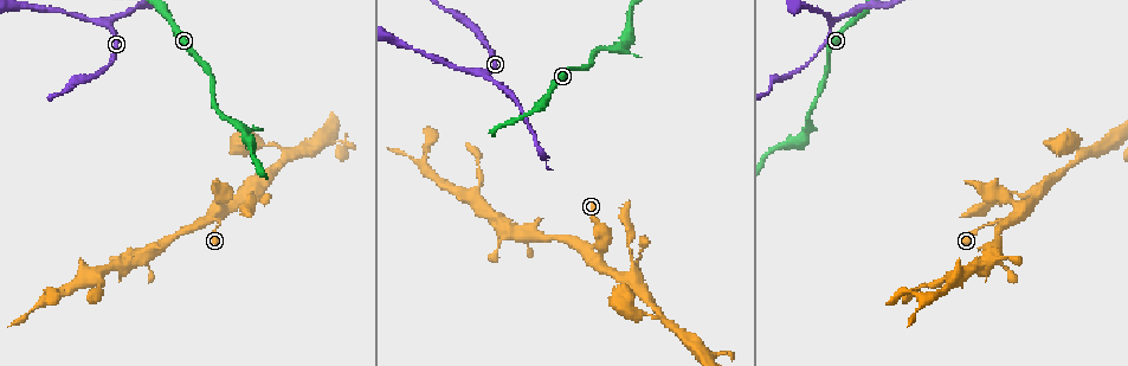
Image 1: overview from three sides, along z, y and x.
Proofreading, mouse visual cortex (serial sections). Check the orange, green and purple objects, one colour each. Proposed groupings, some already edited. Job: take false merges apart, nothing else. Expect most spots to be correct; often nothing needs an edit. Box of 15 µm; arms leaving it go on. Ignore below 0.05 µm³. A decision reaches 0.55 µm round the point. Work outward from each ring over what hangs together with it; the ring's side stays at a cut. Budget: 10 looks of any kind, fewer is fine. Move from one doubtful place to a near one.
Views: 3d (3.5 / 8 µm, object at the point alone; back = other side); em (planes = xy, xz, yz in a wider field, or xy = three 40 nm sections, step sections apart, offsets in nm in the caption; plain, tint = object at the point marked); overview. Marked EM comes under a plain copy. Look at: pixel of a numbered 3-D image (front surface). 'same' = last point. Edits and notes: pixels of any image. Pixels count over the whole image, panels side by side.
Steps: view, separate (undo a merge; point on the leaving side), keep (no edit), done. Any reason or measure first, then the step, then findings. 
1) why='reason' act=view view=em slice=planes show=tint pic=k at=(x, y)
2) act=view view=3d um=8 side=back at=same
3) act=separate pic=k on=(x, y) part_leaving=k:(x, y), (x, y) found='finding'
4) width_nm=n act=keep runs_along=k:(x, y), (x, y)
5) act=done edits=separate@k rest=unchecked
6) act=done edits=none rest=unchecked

why='branch point' act=view view=3d um=3.5 side=back pic=1 at=(210, 218)

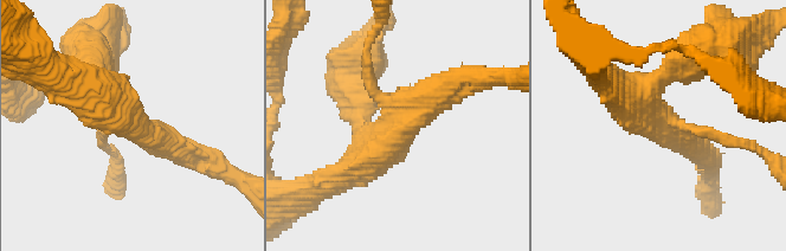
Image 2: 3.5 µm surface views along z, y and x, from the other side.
arms=3 arm_widths_nm=150,350,500 act=view view=em slice=xy step=3 show=tint pic=2 at=(399, 109)

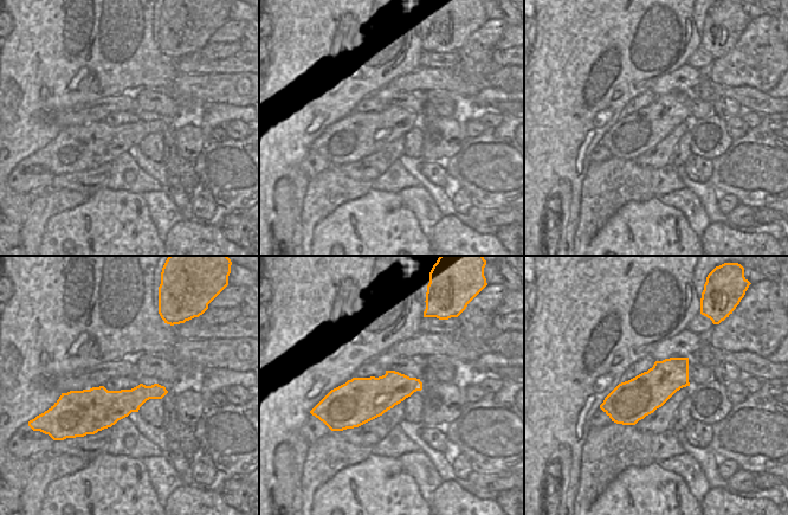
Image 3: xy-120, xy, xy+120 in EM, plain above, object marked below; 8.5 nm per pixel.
act=keep runs_along=2:(738, 143), (654, 122), (623, 92) found='continuous, no second cell'

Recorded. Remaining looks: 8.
why='calibre changes' act=view view=3d um=3.5 pic=1 at=(628, 307)

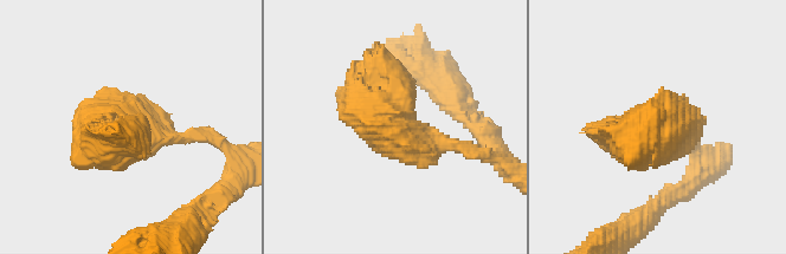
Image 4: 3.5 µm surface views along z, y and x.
act=view view=em slice=xy step=5 show=tint pic=4 at=(663, 133)

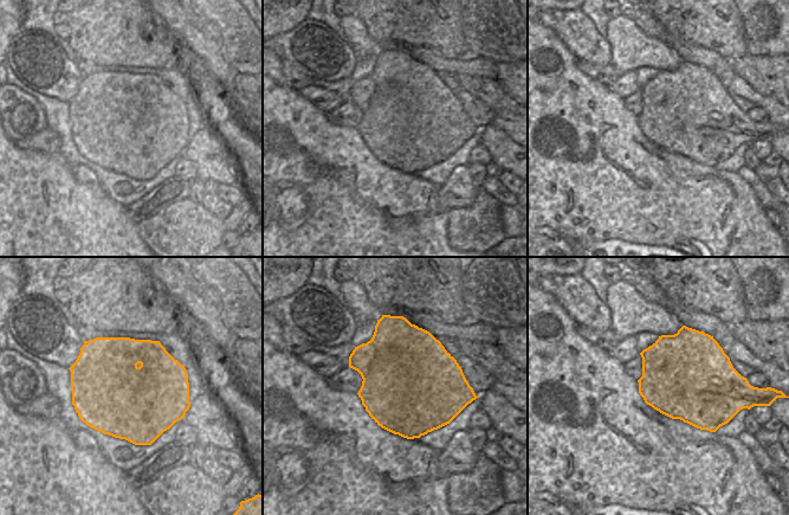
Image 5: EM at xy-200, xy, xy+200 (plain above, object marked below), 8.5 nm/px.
act=keep found='all the same cell'

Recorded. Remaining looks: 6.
why='sudden change in width' act=view view=em slice=xy step=1 show=tint pic=1 at=(257, 202)

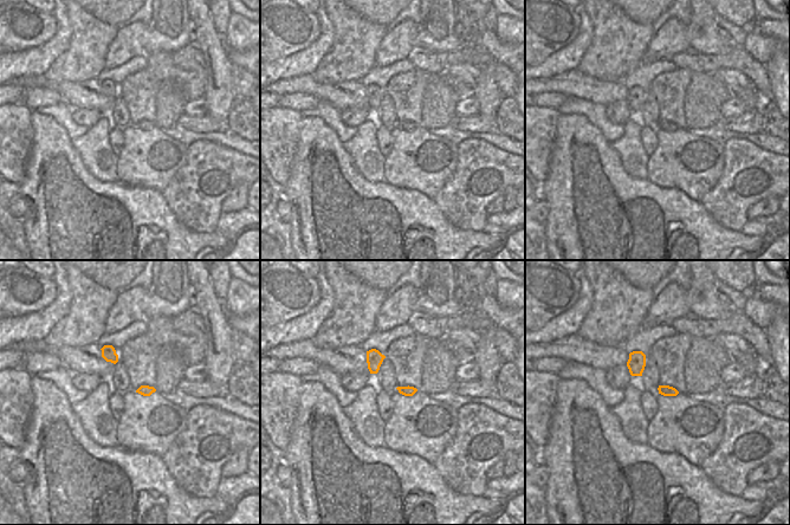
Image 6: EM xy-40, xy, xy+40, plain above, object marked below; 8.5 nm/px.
act=view view=3d um=3.5 at=same

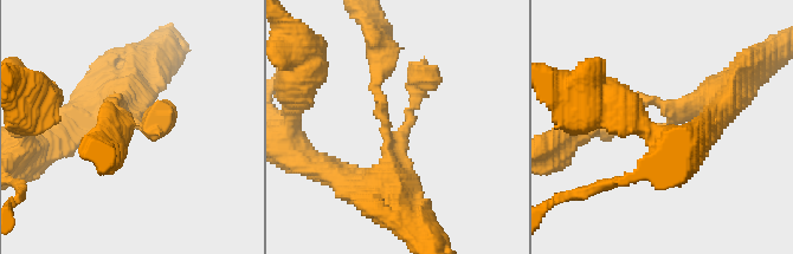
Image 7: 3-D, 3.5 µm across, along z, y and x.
act=keep runs_along=7:(726, 98), (662, 128), (610, 124), (592, 135) found='all the same cell'

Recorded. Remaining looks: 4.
why='calibre changes' act=view view=3d um=3.5 pic=1 at=(246, 135)

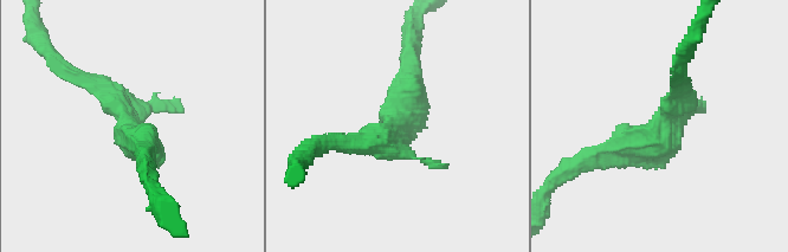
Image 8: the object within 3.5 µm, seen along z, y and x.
act=view view=em slice=planes show=tint pic=8 at=(667, 117)

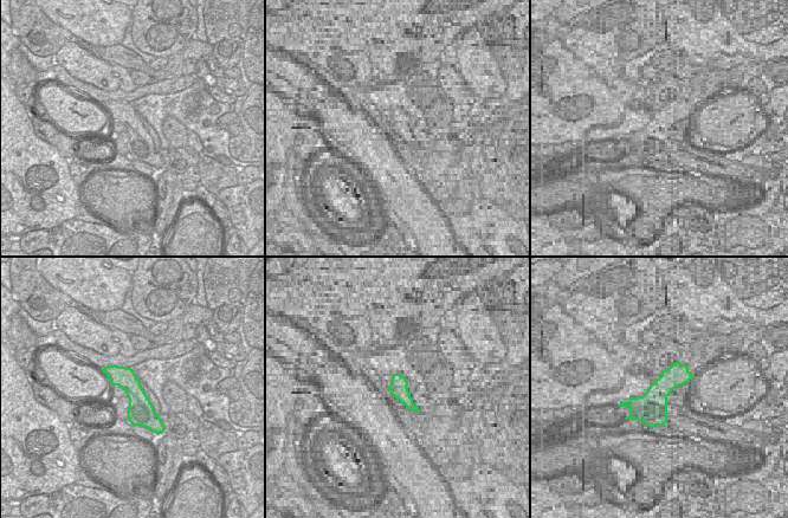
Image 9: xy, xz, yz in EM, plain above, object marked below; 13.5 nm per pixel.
width_nm=320 act=keep runs_along=9:(108, 369), (155, 419) found='one cell here'

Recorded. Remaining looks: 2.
act=done edits=none rest=unchecked

